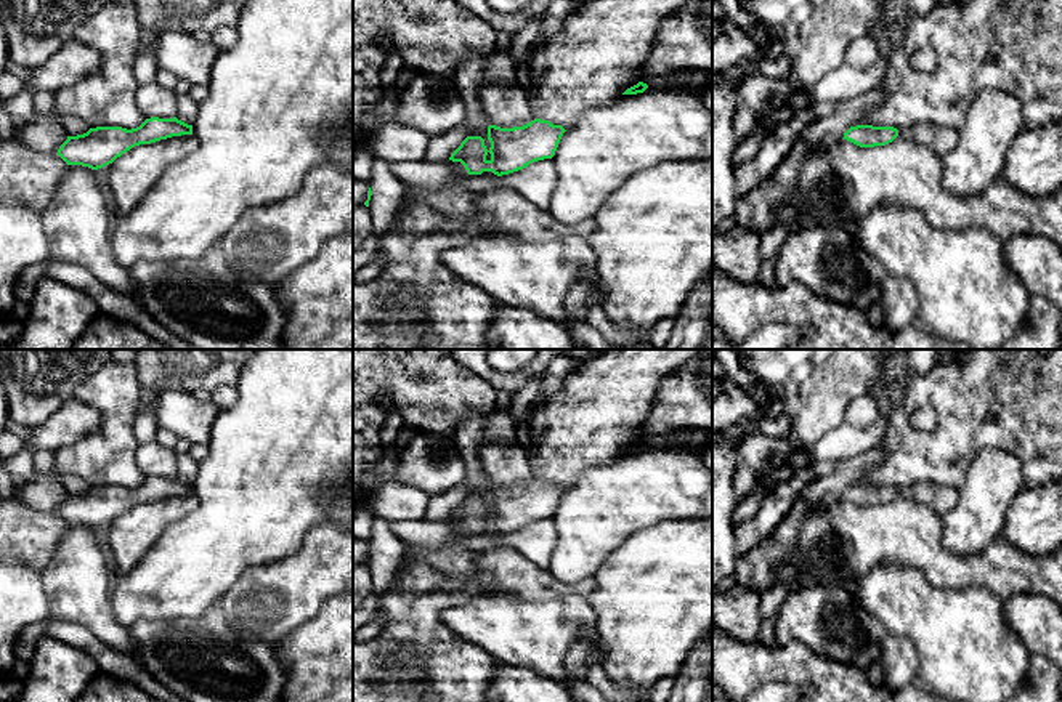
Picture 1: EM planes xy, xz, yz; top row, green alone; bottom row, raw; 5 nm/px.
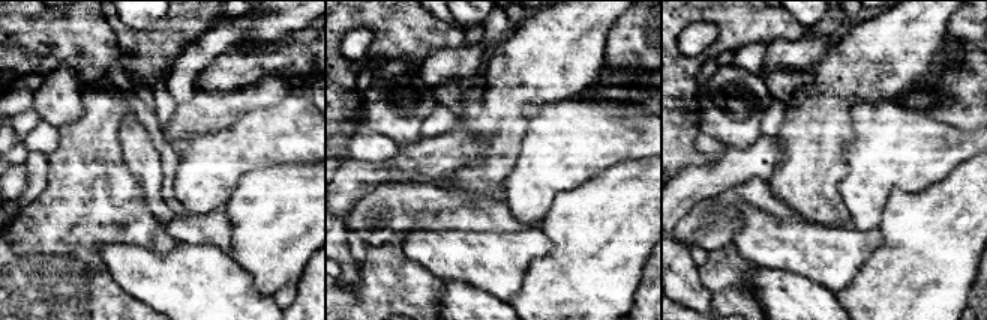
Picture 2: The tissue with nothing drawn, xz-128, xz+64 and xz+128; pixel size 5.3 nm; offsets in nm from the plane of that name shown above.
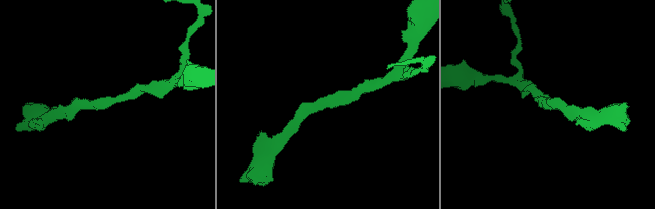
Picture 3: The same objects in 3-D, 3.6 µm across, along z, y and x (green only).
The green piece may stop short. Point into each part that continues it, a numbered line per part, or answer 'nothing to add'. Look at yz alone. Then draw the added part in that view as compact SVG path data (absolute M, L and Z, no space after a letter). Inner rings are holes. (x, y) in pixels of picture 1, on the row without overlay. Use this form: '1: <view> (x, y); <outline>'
nothing to add

